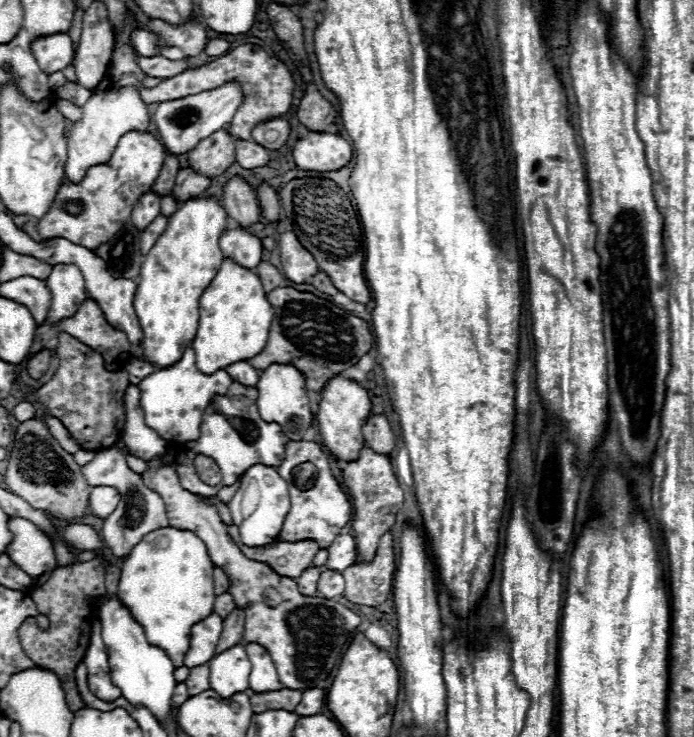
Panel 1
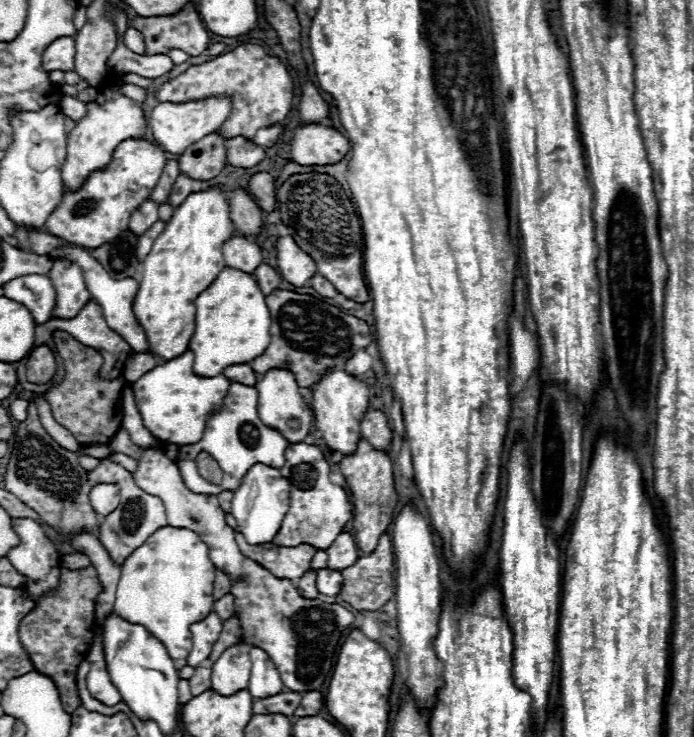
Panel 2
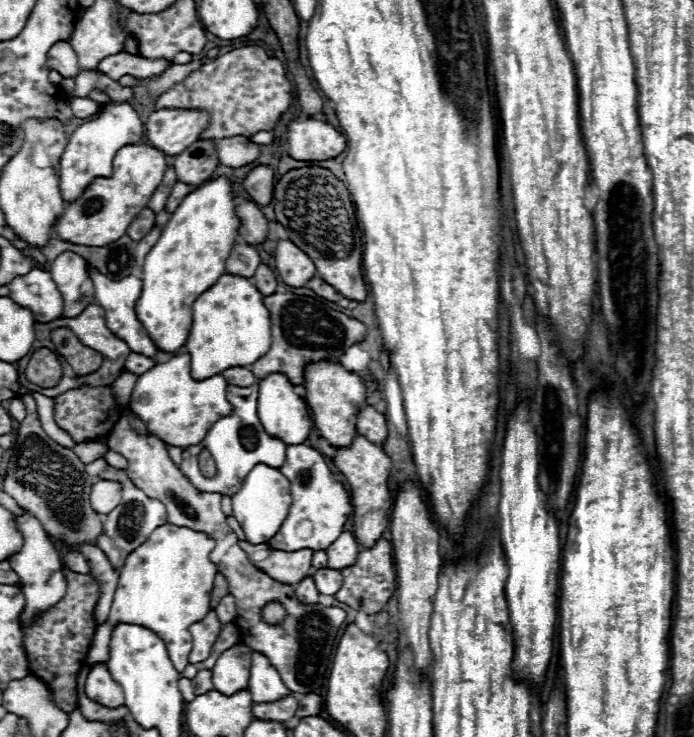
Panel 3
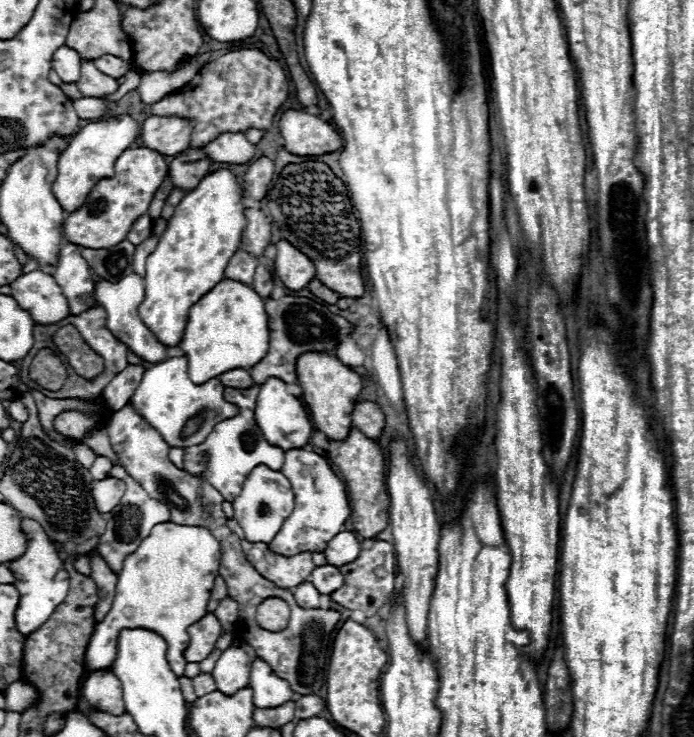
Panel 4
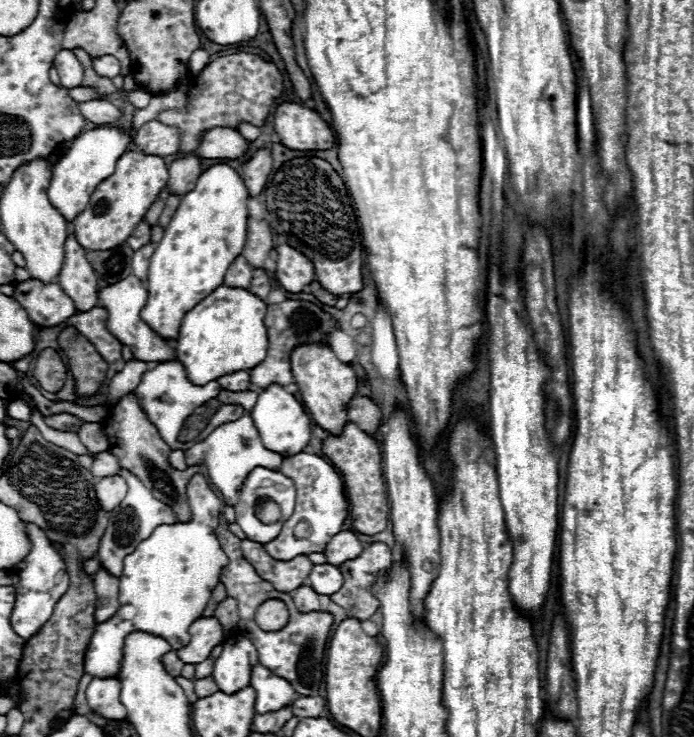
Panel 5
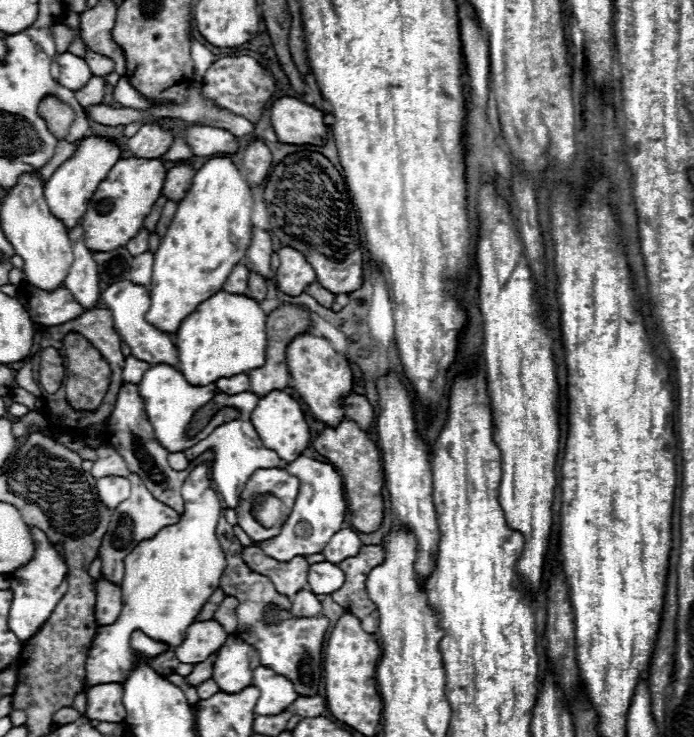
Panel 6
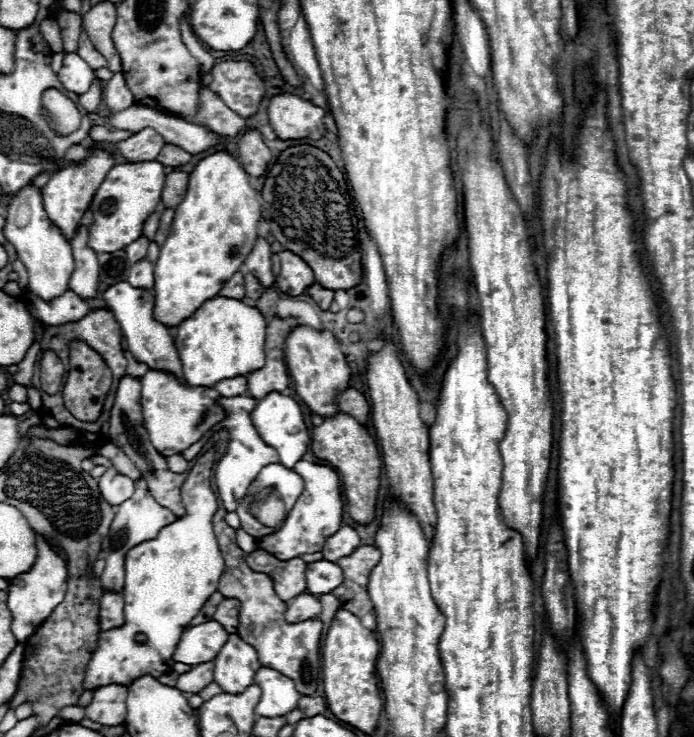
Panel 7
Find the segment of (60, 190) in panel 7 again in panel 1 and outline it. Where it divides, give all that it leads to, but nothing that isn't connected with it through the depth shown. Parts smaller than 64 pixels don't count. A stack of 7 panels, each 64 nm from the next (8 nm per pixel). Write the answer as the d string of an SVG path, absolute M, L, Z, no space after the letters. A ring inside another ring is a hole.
M130 14L130 18L124 22L124 30L116 38L116 50L112 54L112 60L106 68L102 82L96 86L90 100L82 106L82 118L68 132L68 160L64 166L64 174L66 174L66 180L70 182L80 182L86 176L86 170L90 166L106 164L124 132L130 132L130 130L144 132L150 124L150 114L146 110L146 104L140 100L136 92L136 86L142 86L140 78L144 78L146 74L138 68L136 50L128 44L128 34L134 28L136 24Z

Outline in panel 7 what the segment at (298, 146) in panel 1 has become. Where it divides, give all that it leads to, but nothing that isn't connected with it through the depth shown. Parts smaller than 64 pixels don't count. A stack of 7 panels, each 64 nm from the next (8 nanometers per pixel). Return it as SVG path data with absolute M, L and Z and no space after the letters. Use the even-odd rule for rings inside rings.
M276 94L270 104L268 104L268 120L270 120L270 126L272 130L276 132L278 138L282 140L290 140L290 138L312 138L312 140L318 140L322 138L322 134L326 132L324 128L324 110L314 106L312 102L308 100L302 100L294 94Z

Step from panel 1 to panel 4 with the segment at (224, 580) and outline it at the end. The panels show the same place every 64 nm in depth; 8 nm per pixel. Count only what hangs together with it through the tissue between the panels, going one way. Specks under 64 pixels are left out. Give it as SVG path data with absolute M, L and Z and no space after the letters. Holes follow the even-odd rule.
M218 576L216 578L216 584L214 584L214 588L212 588L212 596L210 596L210 602L208 602L208 612L214 612L216 610L216 606L218 606L218 602L222 600L222 598L226 598L228 596L228 590L226 590L226 584L224 584L224 580Z

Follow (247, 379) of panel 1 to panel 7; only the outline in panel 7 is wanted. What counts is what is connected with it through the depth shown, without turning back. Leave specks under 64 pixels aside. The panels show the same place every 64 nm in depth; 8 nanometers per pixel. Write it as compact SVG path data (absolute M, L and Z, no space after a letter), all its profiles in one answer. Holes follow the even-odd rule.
M238 376L238 378L228 378L228 380L222 380L214 386L218 390L220 396L226 396L226 398L232 398L232 396L238 396L238 394L246 394L248 392L248 382L244 376Z

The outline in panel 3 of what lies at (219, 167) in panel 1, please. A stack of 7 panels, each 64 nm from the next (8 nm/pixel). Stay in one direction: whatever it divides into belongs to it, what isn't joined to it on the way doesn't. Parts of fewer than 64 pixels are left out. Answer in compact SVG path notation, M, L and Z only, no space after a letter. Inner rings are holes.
M194 142L174 160L174 172L178 182L190 182L190 186L200 186L214 174L218 166L218 156L214 142Z

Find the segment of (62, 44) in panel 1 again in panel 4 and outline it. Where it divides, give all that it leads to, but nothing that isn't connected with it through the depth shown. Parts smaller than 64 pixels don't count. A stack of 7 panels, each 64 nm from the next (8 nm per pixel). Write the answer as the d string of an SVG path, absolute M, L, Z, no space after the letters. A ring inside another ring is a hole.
M60 46L52 56L52 68L64 84L76 84L80 78L80 56L68 46Z

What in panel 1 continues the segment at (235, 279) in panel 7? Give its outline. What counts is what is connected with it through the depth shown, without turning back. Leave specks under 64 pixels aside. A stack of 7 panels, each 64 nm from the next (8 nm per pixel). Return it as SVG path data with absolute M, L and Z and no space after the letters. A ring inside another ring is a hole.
M230 226L222 238L220 238L220 250L226 258L234 260L242 268L256 268L258 262L262 262L262 242L260 238L252 236L244 228Z

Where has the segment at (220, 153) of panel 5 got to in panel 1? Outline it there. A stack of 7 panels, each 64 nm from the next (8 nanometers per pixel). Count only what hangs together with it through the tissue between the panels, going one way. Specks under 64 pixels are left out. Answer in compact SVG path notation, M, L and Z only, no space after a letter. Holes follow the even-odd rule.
M236 140L236 162L242 168L256 168L256 166L264 166L270 160L270 154L264 146L252 142L252 140Z

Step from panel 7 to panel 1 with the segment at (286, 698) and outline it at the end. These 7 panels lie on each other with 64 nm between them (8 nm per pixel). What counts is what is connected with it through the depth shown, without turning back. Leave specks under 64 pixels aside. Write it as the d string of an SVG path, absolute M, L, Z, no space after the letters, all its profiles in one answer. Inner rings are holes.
M254 642L246 644L246 654L252 662L250 672L250 690L266 692L266 690L282 690L284 686L278 682L278 672L274 670L272 658L262 650L262 646L254 646Z

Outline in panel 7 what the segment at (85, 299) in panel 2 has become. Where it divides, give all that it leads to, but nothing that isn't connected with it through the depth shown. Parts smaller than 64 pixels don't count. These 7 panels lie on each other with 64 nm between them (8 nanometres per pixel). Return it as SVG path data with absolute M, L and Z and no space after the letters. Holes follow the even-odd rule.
M92 208L84 214L84 226L78 228L74 240L72 240L72 254L74 254L74 272L70 276L70 290L80 294L82 298L94 298L98 290L98 256L92 248L88 248L88 228L92 222Z

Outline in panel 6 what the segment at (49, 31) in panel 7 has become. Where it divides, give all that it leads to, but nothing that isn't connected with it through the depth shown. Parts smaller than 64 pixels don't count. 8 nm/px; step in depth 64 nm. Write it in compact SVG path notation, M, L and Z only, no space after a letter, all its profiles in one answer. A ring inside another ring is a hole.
M58 24L58 26L52 26L50 30L52 30L52 38L54 38L54 44L58 46L58 54L66 52L66 48L68 48L74 39L75 32L70 28L60 24Z

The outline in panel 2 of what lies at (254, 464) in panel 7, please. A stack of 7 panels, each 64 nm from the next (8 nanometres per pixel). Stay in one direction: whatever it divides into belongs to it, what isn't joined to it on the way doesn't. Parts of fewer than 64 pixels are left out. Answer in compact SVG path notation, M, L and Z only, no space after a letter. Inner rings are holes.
M232 382L230 390L224 398L222 412L218 412L216 416L212 416L208 420L202 440L196 444L180 446L180 460L176 464L178 464L178 470L190 490L194 490L196 494L220 494L224 490L234 492L240 486L242 478L246 476L246 470L250 470L250 466L254 466L258 462L262 462L266 466L278 466L278 468L284 466L284 452L286 452L288 440L280 432L262 424L262 420L258 418L256 404L258 404L258 390L254 386L244 386L244 384ZM202 450L206 450L222 468L224 476L222 476L220 484L206 482L198 474L196 454Z

